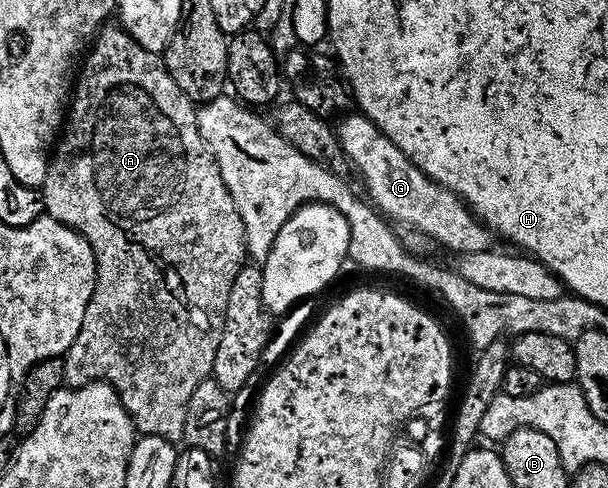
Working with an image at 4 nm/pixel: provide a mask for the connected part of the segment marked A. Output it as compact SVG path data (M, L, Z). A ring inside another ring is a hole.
M106 24L92 42L79 70L71 104L67 109L67 120L51 154L47 179L43 186L44 212L73 229L80 237L85 237L97 260L97 286L87 307L87 315L83 319L83 331L79 331L79 339L75 339L75 343L63 358L65 385L71 389L82 389L95 381L104 381L106 385L117 390L121 397L121 406L133 416L138 434L162 437L174 443L180 442L185 436L187 407L191 403L191 395L195 395L199 383L208 381L213 376L215 355L219 355L219 343L225 334L231 287L235 287L235 279L239 279L239 271L245 268L249 257L239 207L235 207L235 199L223 179L219 163L209 144L203 139L197 114L194 101L186 93L179 91L179 83L171 79L164 60L158 54L135 43L135 39L120 24Z

